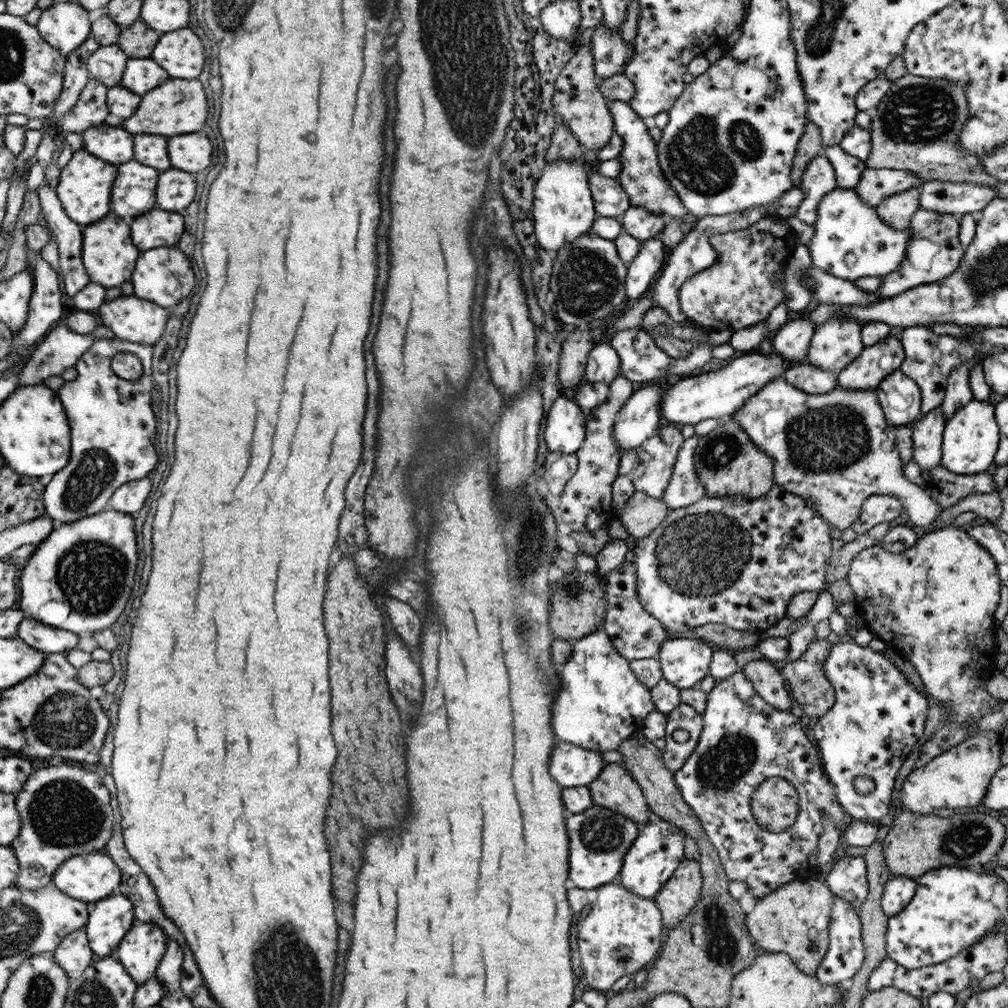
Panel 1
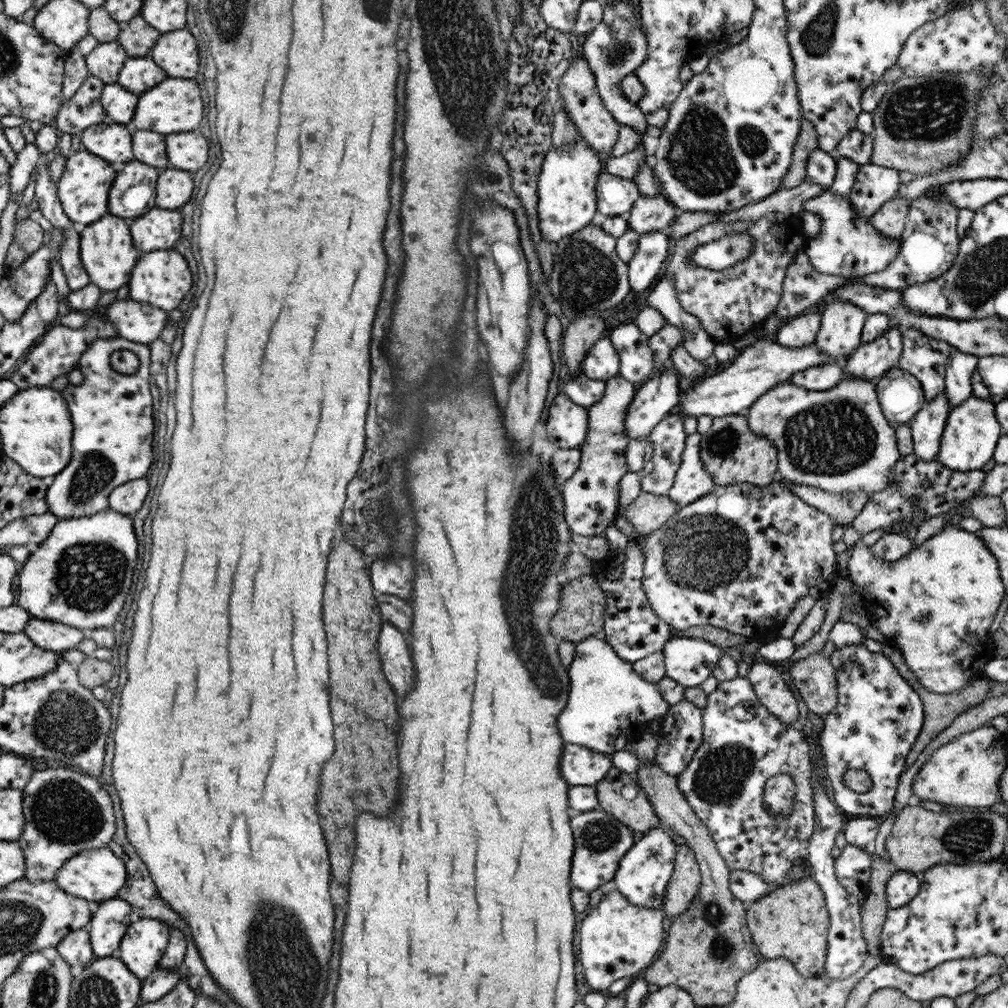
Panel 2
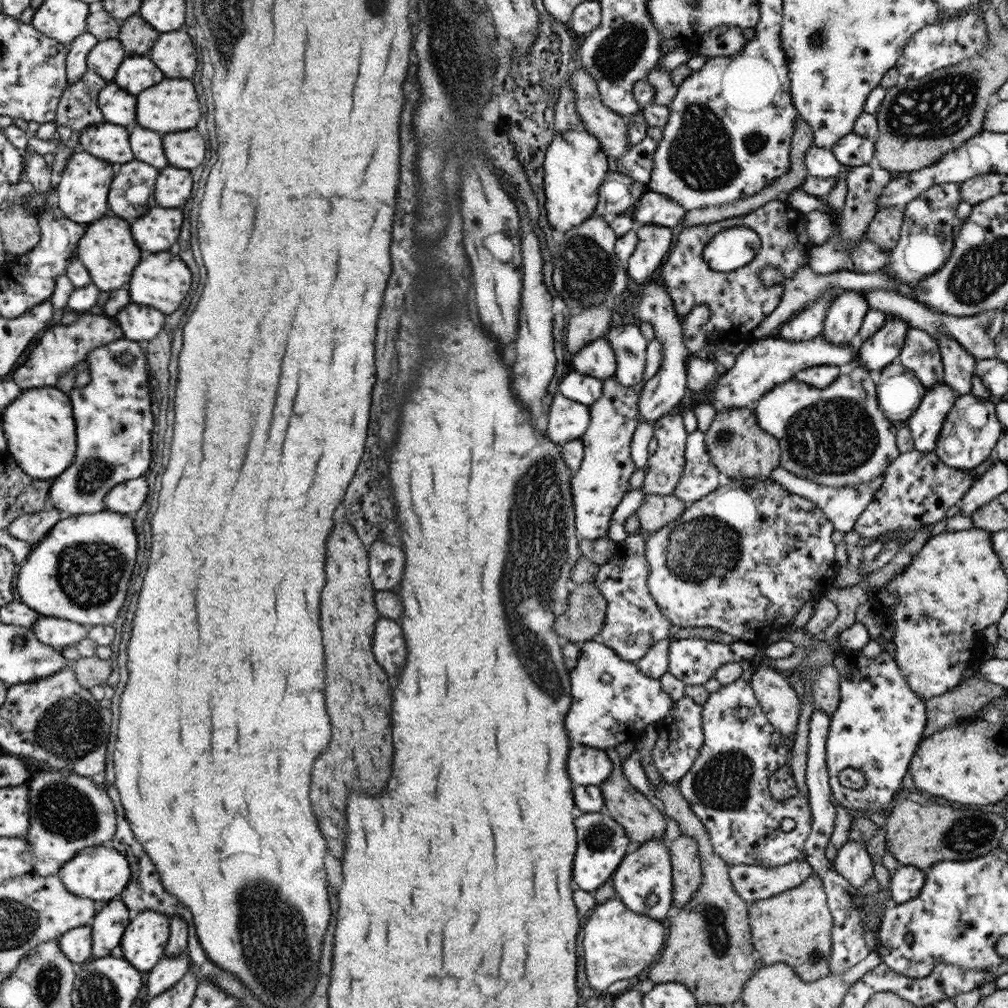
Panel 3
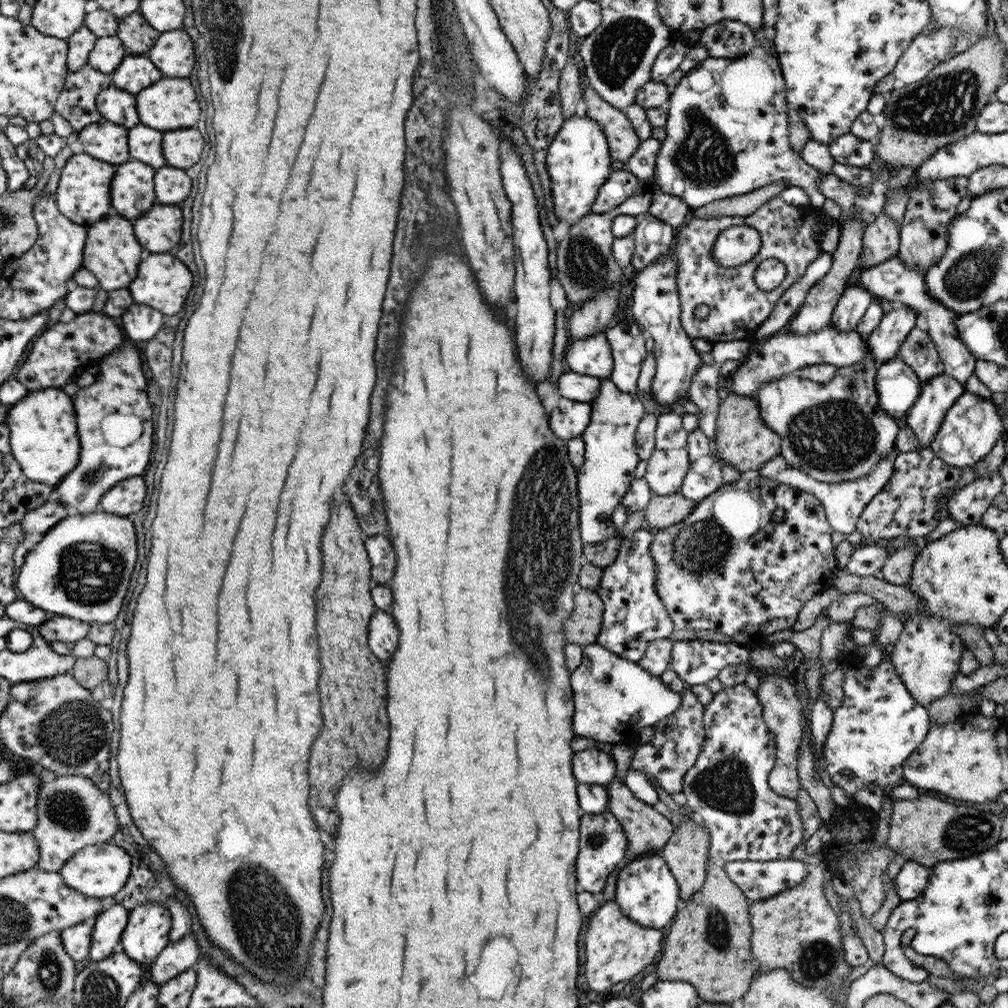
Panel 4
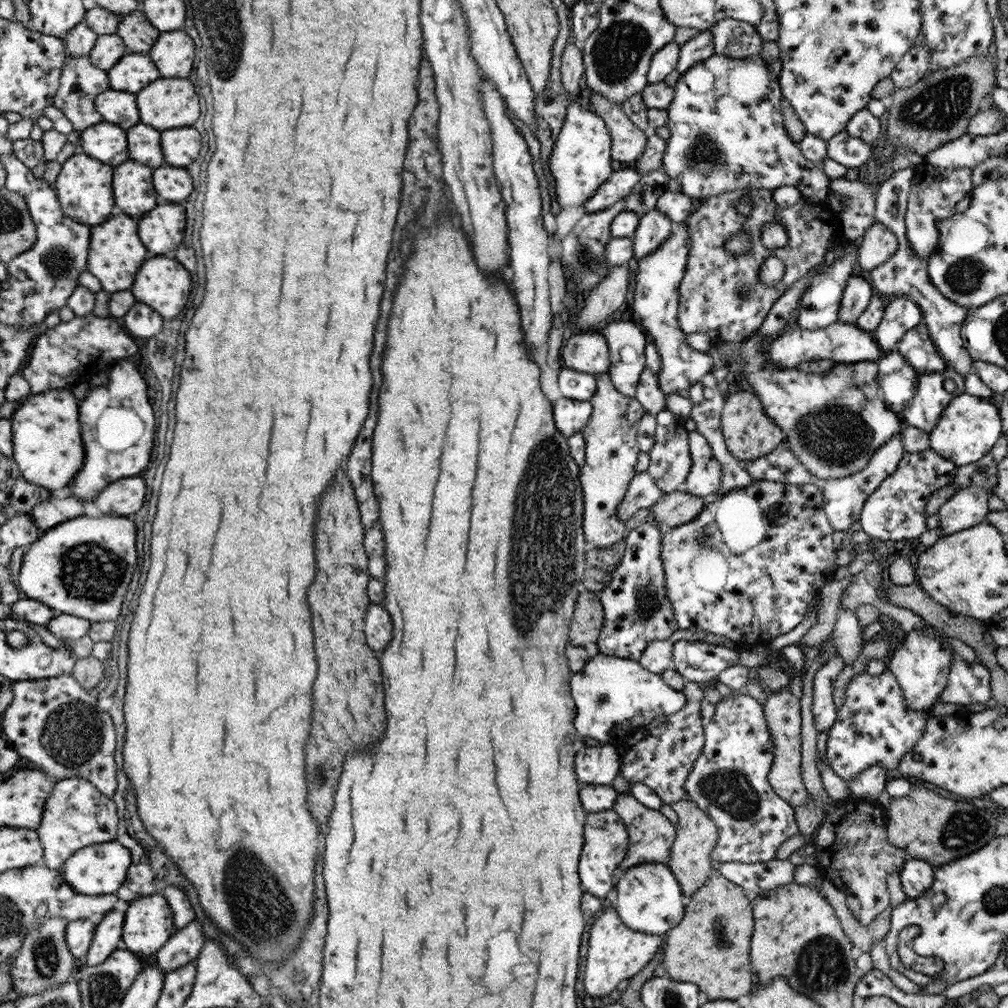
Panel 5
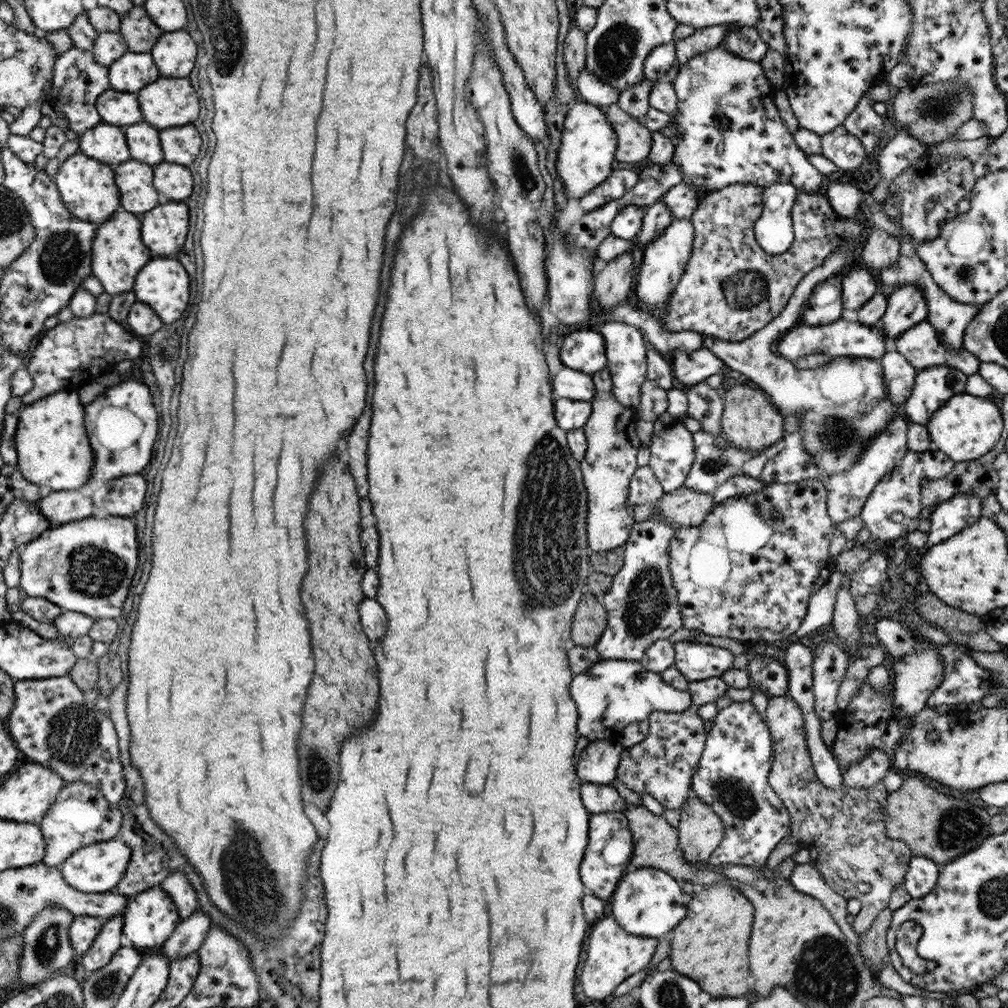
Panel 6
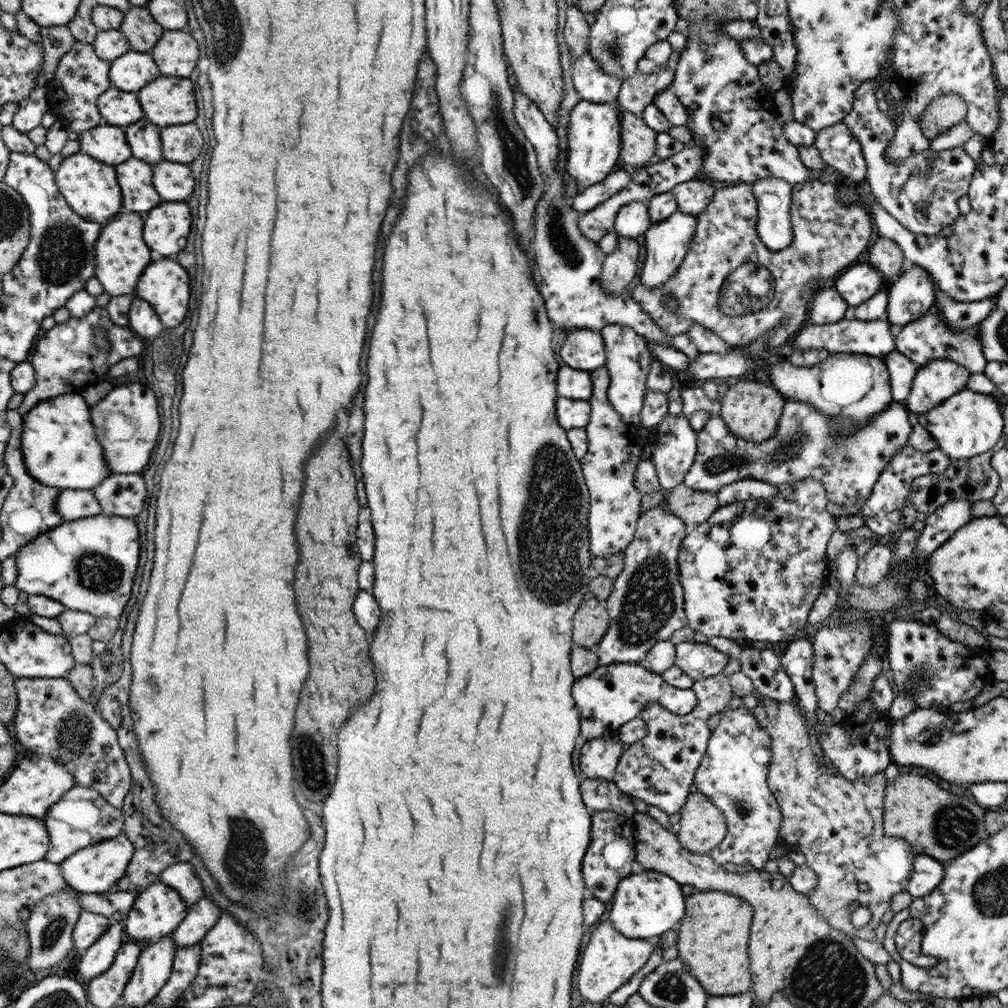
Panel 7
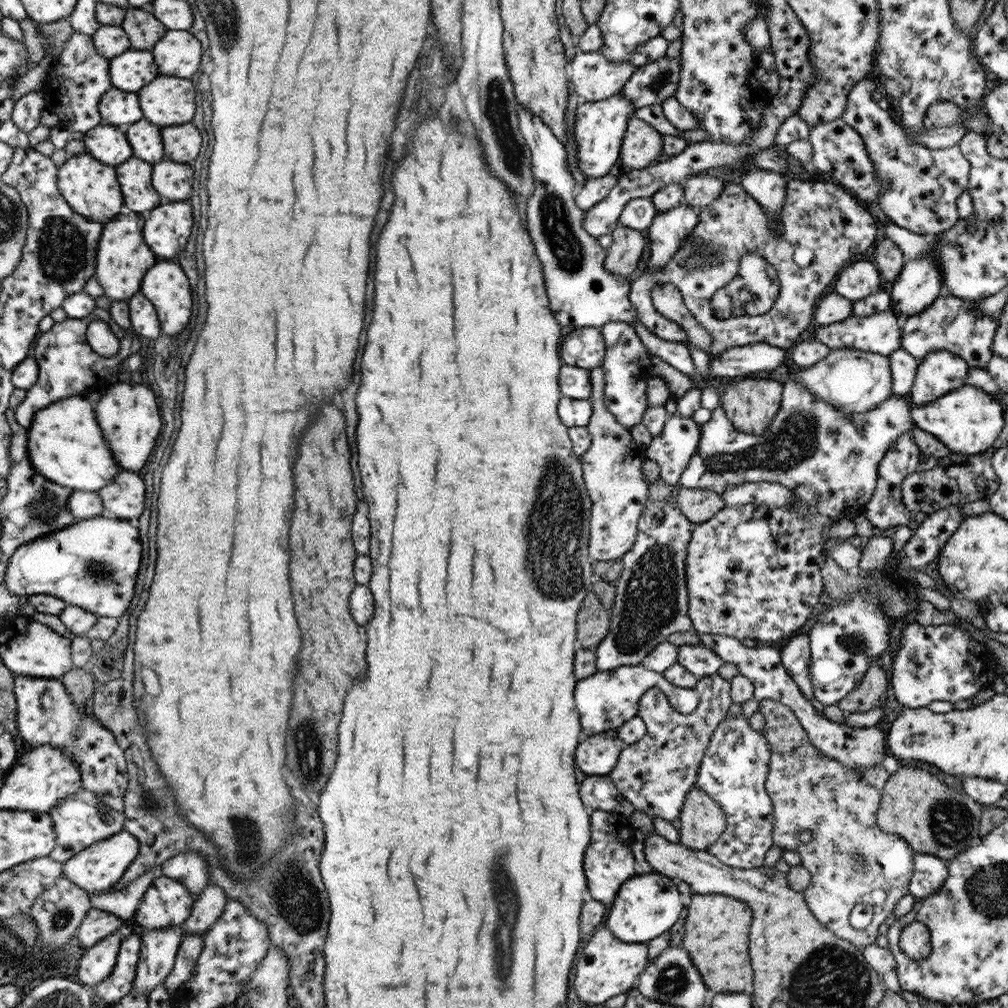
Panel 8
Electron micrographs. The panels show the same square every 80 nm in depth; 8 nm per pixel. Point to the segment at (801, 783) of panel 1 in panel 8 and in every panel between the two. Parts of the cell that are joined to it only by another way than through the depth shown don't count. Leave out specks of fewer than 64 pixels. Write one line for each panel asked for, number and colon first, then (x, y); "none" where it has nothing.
2: (724, 783)
3: (727, 787)
4: (728, 788)
5: (729, 781)
6: (732, 776)
7: (733, 772)
8: (734, 770)

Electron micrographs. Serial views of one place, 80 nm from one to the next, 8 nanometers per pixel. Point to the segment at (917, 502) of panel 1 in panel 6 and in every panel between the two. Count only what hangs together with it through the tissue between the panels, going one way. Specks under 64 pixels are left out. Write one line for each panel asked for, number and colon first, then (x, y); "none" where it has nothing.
2: (838, 440)
3: (837, 436)
4: (834, 432)
5: (834, 422)
6: (841, 405)

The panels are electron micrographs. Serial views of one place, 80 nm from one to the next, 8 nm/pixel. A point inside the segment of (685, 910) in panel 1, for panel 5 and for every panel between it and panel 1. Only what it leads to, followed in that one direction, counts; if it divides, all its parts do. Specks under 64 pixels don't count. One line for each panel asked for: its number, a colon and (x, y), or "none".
2: (684, 883)
3: (686, 865)
4: (686, 852)
5: (696, 836)

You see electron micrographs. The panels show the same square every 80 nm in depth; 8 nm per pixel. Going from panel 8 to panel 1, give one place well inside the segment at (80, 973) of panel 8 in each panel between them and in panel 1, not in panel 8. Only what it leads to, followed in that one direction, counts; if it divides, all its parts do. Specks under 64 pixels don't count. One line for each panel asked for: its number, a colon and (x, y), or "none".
1: (109, 922)
2: (108, 926)
3: (108, 927)
4: (110, 924)
5: (109, 927)
6: (105, 947)
7: (95, 961)

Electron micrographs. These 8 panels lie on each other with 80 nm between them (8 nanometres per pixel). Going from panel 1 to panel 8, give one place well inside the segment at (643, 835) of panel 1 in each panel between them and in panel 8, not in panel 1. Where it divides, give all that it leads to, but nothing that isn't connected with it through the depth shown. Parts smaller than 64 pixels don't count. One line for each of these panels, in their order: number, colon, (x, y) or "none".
2: (645, 870)
3: (643, 881)
4: (646, 889)
5: (649, 899)
6: (649, 902)
7: (646, 905)
8: (649, 905)

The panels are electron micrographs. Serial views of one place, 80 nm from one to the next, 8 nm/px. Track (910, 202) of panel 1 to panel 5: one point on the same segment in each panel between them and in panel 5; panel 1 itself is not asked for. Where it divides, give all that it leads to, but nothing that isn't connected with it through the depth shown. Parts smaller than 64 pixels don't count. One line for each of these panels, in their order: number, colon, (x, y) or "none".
2: (889, 220)
3: (884, 229)
4: (881, 238)
5: (877, 245)

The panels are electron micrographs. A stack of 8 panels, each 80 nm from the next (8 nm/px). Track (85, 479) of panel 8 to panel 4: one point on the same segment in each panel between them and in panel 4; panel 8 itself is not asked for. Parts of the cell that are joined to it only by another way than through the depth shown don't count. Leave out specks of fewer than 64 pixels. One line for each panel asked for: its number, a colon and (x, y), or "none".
4: (42, 425)
5: (46, 429)
6: (53, 452)
7: (60, 448)

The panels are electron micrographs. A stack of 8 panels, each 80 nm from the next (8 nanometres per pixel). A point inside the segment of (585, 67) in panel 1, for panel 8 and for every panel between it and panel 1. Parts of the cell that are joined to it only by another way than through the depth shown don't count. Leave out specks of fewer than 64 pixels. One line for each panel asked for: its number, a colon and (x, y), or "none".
2: (580, 97)
3: (611, 128)
4: (623, 140)
5: (628, 141)
6: (634, 141)
7: (638, 141)
8: (642, 146)

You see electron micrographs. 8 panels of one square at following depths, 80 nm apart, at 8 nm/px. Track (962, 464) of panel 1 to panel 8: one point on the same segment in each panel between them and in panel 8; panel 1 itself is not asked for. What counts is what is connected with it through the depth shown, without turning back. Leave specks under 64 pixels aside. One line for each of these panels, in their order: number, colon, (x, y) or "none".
2: (971, 433)
3: (971, 430)
4: (971, 428)
5: (969, 427)
6: (965, 428)
7: (967, 424)
8: (967, 420)

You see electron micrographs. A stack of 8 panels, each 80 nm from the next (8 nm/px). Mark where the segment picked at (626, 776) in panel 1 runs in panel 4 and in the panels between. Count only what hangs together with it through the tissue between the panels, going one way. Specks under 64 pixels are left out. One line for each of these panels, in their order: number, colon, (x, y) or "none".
2: (638, 814)
3: (642, 821)
4: (648, 830)

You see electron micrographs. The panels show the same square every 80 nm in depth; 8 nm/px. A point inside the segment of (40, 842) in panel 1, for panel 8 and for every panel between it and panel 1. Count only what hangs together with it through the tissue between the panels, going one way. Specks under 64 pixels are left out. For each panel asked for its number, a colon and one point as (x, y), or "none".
2: (66, 811)
3: (69, 812)
4: (73, 813)
5: (78, 814)
6: (81, 815)
7: (82, 817)
8: (80, 821)

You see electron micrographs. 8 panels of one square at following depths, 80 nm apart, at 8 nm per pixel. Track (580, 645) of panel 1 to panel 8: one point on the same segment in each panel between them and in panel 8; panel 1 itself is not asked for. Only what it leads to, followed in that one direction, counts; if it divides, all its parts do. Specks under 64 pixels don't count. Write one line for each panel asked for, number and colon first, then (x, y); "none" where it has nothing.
2: (610, 705)
3: (613, 702)
4: (615, 698)
5: (614, 696)
6: (611, 694)
7: (609, 696)
8: (606, 700)

